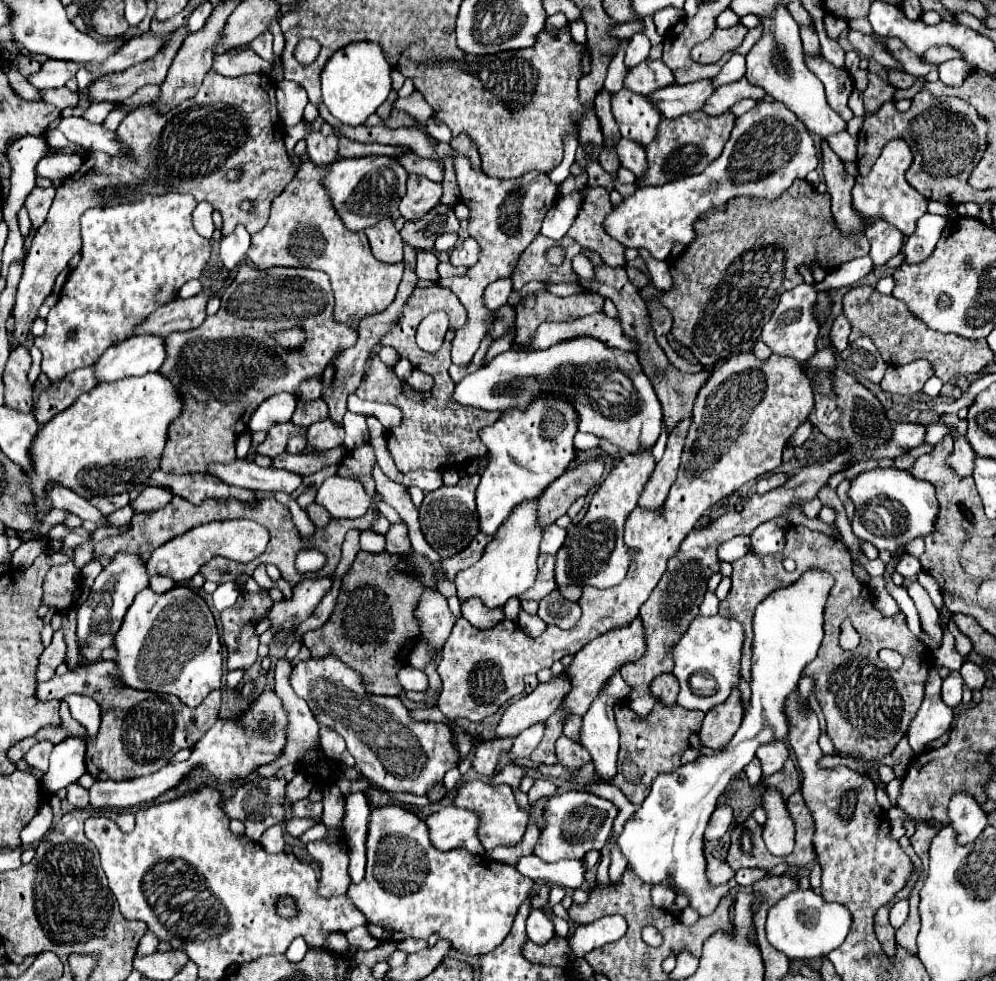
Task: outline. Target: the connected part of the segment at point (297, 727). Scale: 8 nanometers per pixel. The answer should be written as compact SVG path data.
M281 658L281 660L275 664L275 682L277 682L277 684L275 684L275 694L277 694L279 700L283 702L283 710L285 710L285 714L287 714L287 740L285 740L283 752L281 752L281 756L279 756L277 760L273 760L271 764L261 766L261 768L257 768L255 772L251 772L251 774L247 776L247 780L253 780L253 776L259 776L259 774L261 774L261 776L275 776L275 772L277 772L279 768L283 768L283 766L287 766L287 764L299 764L299 762L305 758L307 750L319 745L319 724L317 720L313 718L313 714L309 712L309 706L293 692L291 682L289 682L291 670L293 670L293 666L291 666L285 658Z

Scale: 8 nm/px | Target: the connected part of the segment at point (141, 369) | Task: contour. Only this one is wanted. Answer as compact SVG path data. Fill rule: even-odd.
M155 334L129 336L125 344L115 344L93 364L99 382L119 380L127 376L143 376L157 372L167 358L165 338Z

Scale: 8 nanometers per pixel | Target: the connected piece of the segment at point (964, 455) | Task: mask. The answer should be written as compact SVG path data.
M965 436L955 438L955 450L949 456L949 466L961 474L961 476L971 476L973 474L973 464L975 464L977 454L973 452L969 440Z

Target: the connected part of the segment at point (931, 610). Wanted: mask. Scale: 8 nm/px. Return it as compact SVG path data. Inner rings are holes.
M917 580L907 584L907 592L909 592L909 596L913 598L913 602L919 610L921 624L923 624L923 630L925 630L927 638L931 640L931 644L939 644L941 638L943 638L943 630L939 626L939 612L935 608L935 604L931 602L929 594L925 592L925 588Z

